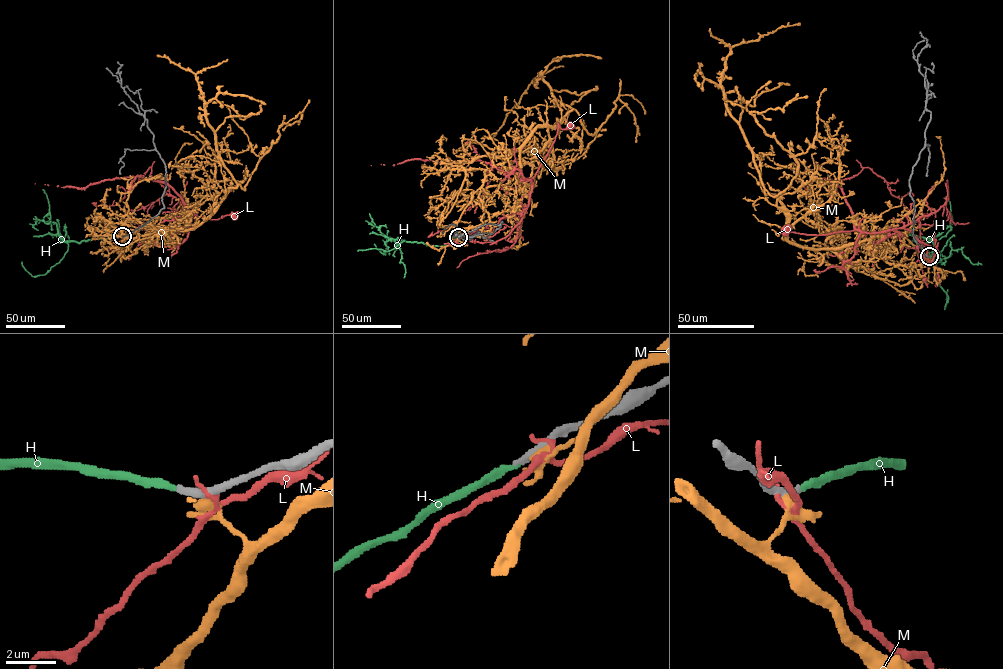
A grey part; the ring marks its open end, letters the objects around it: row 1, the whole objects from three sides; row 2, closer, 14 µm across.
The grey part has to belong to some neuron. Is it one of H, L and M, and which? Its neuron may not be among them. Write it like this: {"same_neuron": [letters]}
{"same_neuron": ["H"]}

